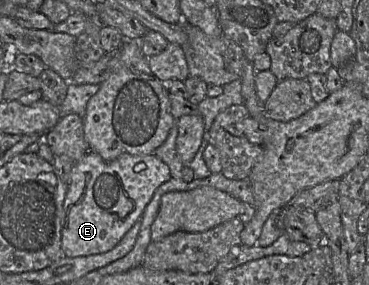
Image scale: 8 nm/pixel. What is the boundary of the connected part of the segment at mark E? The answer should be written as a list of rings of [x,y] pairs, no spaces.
[[[88,152],[73,167],[68,186],[62,228],[62,250],[66,257],[97,255],[112,250],[142,217],[156,190],[171,178],[170,168],[154,154],[135,156],[122,154],[113,161],[105,161],[99,154]]]

